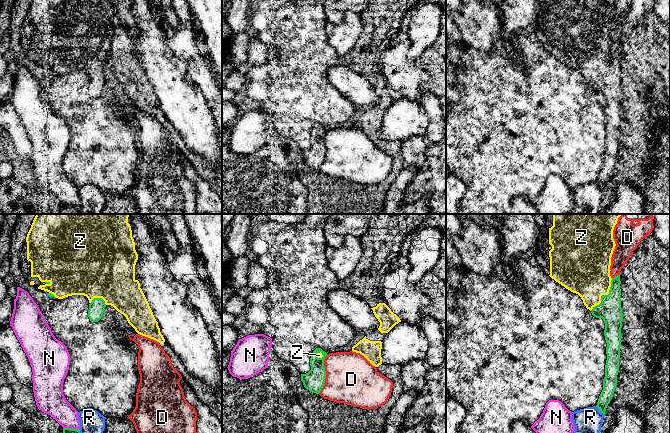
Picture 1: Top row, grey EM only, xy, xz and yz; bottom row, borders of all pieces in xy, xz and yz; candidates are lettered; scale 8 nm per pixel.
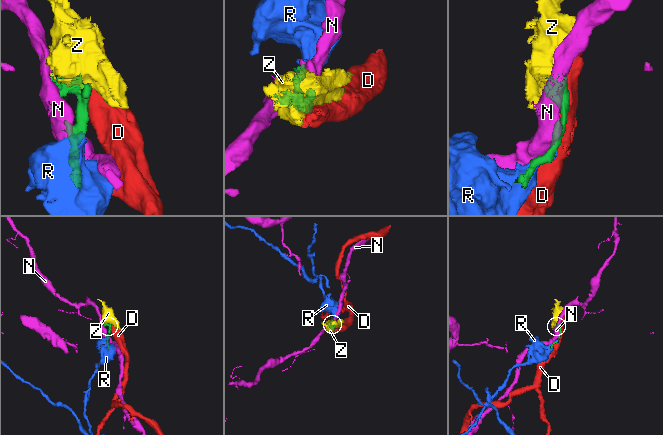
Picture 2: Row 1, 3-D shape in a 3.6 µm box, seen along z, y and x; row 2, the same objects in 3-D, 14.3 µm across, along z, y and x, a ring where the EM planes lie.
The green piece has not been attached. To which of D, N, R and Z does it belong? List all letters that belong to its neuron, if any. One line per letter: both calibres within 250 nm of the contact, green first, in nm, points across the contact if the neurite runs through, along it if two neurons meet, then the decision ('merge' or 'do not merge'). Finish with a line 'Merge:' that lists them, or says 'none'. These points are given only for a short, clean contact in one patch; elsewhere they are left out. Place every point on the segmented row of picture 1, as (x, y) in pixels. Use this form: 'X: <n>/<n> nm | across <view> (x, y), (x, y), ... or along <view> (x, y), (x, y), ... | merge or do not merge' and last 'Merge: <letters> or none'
D: 170/400 nm | do not merge
N: 50/200 nm | do not merge
R: 110/200 nm | do not merge
Z: 180/380 nm | merge
Merge: Z

